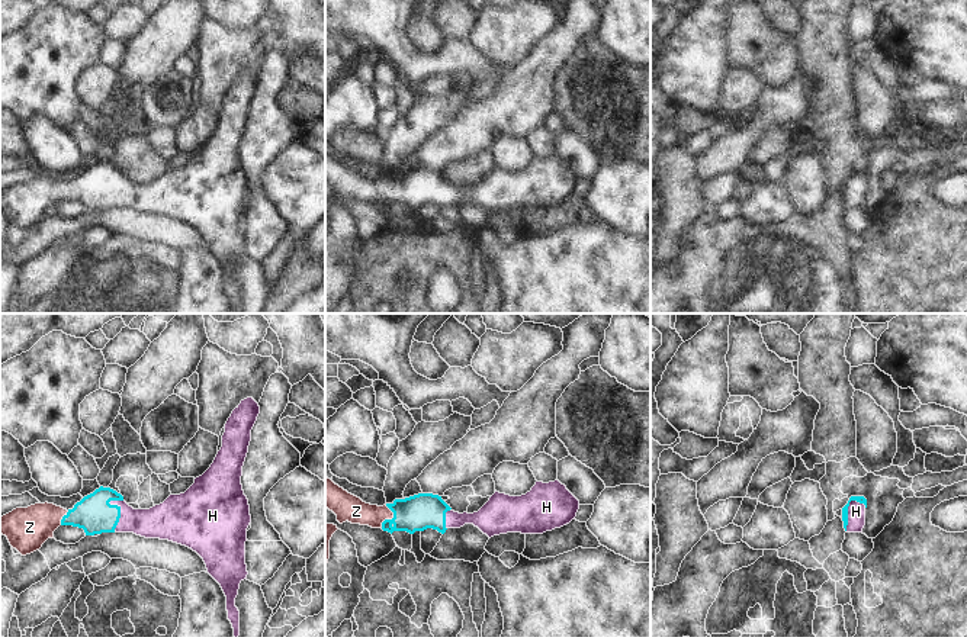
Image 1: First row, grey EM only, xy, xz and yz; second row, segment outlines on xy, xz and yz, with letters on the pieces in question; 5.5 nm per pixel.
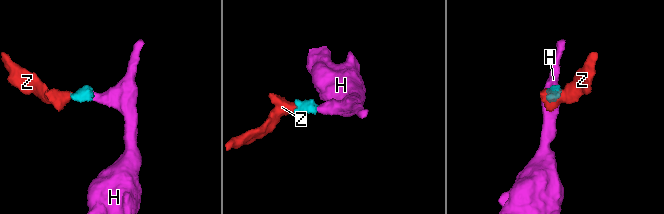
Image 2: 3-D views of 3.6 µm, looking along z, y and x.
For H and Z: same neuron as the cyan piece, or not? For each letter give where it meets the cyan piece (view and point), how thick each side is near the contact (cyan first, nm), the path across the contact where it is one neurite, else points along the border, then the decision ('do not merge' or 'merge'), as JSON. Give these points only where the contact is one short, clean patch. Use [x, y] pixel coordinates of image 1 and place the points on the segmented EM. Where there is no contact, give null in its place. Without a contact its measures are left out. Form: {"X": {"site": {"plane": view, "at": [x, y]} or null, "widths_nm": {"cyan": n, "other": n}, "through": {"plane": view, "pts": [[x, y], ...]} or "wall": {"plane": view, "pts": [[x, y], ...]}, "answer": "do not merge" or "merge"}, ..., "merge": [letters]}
{"H": {"site": {"plane": "xy", "at": [119, 508]}, "widths_nm": {"cyan": 200, "other": 190}, "through": {"plane": "xy", "pts": [[93, 514], [119, 508], [135, 521], [161, 521]]}, "answer": "merge"}, "Z": {"site": {"plane": "xz", "at": [392, 518]}, "widths_nm": {"cyan": 200, "other": 150}, "through": {"plane": "xz", "pts": [[418, 512], [392, 518], [375, 517], [350, 508]]}, "answer": "merge"}, "merge": ["H", "Z"]}

